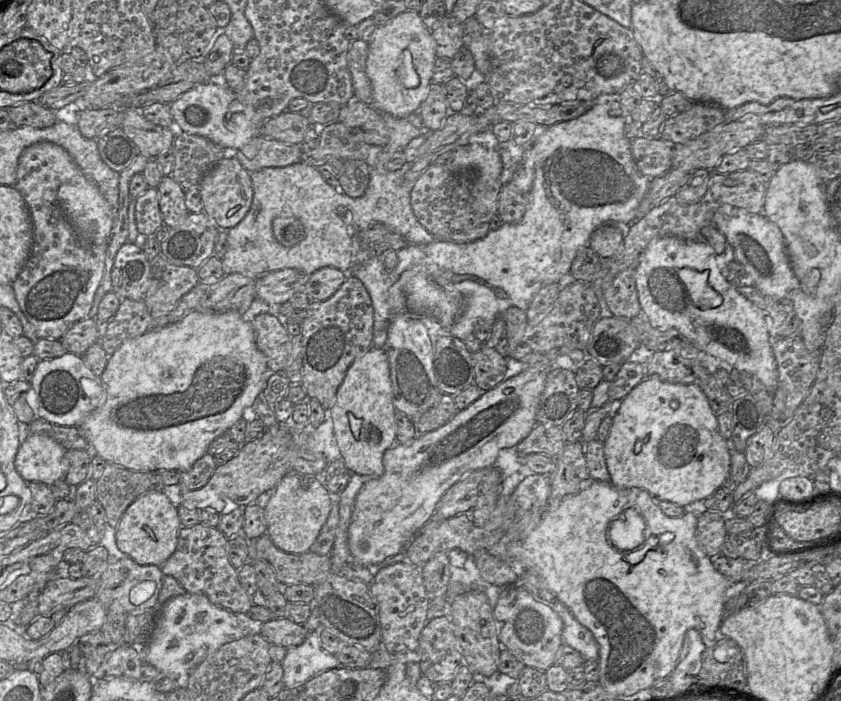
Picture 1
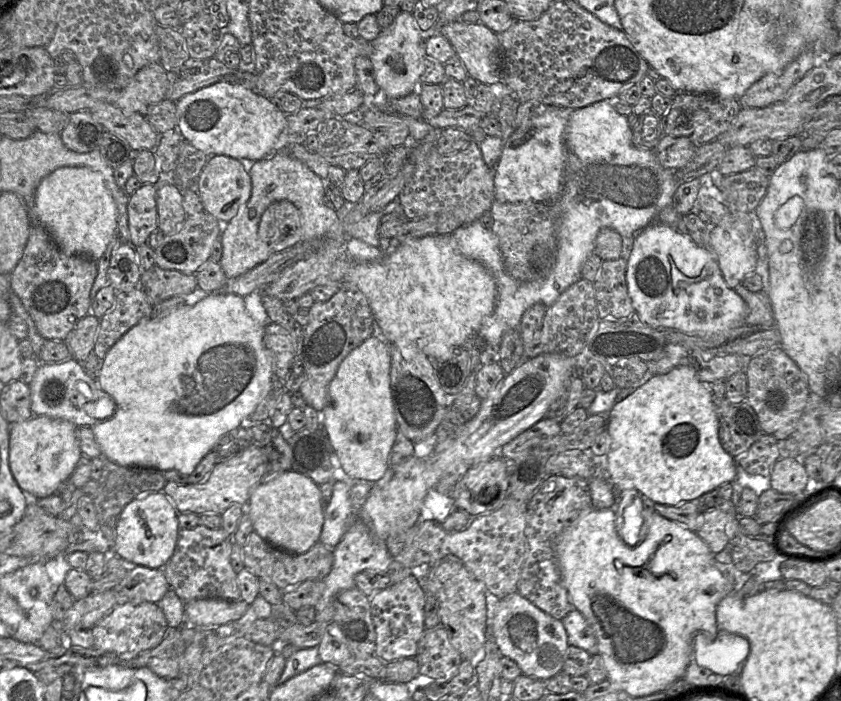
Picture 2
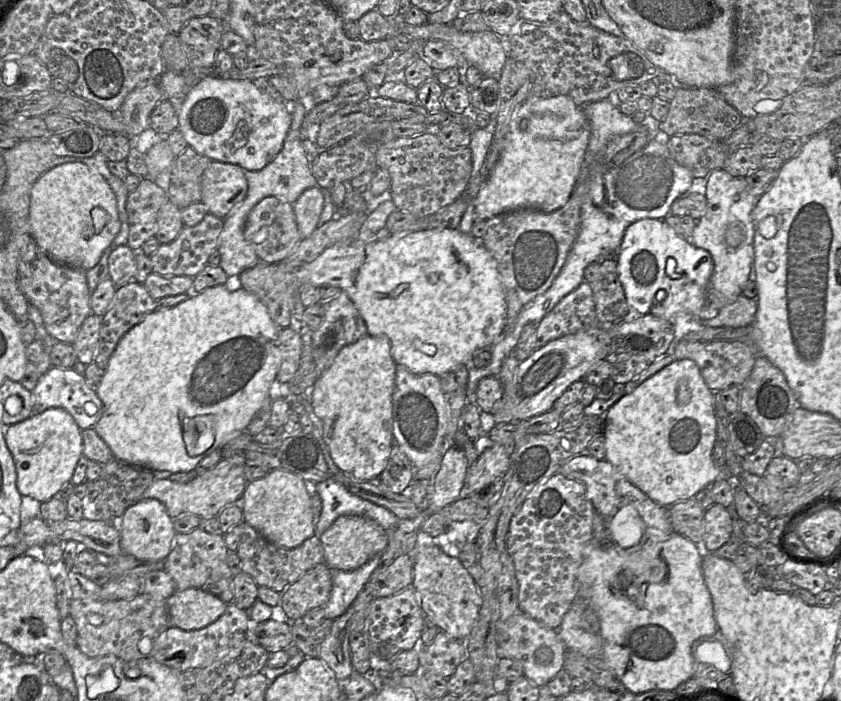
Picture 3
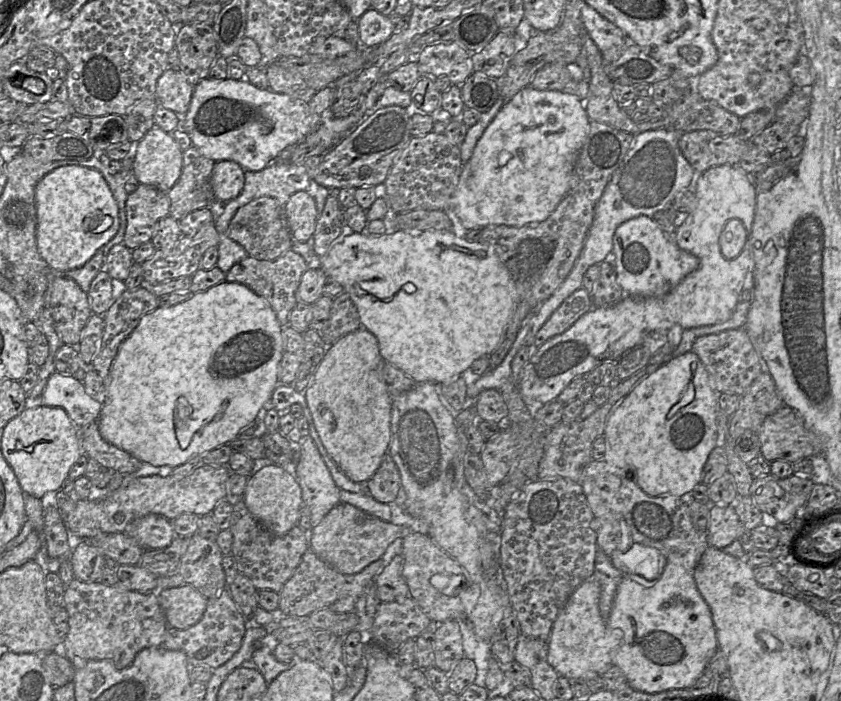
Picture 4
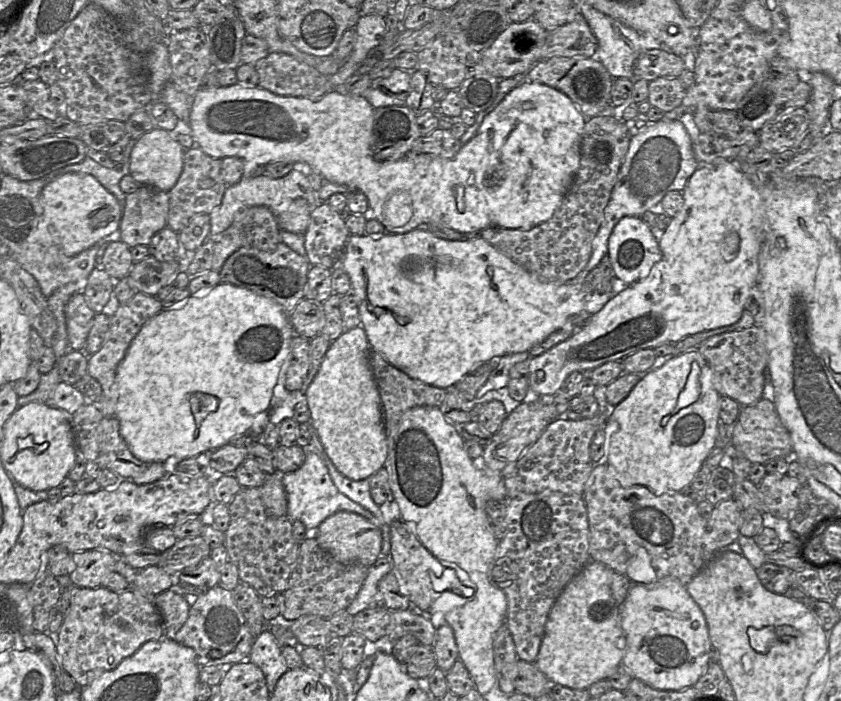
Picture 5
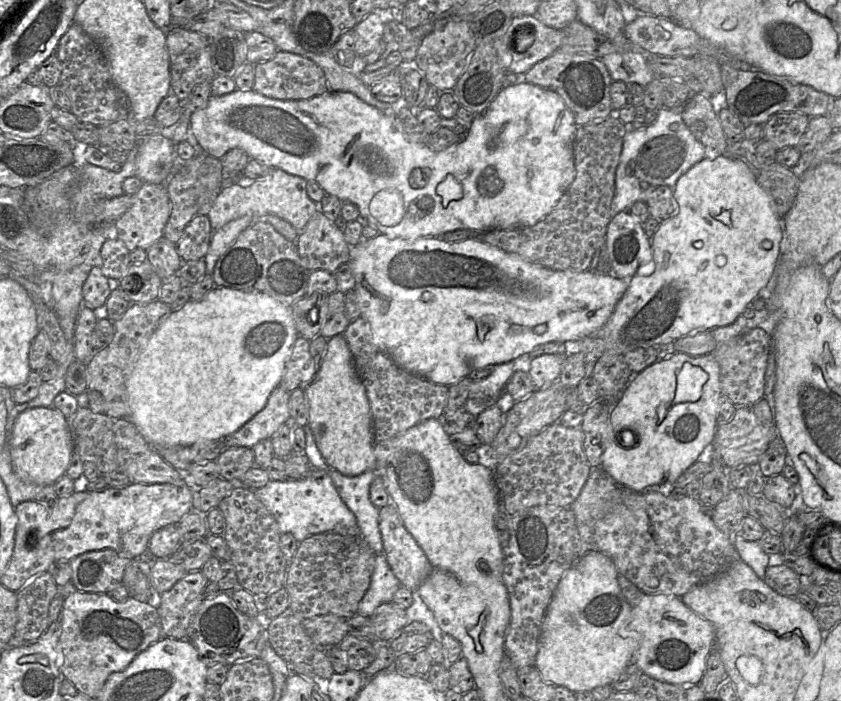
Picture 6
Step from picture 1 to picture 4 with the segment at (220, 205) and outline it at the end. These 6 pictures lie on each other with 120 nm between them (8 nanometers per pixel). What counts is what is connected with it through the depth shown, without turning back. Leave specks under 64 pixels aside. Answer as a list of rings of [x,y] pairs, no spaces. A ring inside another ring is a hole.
[[[232,160],[215,162],[211,185],[217,204],[224,204],[237,197],[244,186],[244,170]]]

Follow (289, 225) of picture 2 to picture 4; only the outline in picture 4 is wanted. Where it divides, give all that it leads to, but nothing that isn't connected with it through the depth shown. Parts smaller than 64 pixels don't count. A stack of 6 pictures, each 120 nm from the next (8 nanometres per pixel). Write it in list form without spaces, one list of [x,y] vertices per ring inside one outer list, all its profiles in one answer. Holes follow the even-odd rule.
[[[268,196],[259,197],[240,207],[229,223],[227,236],[241,245],[249,256],[262,260],[276,259],[291,249],[292,244],[283,206]]]

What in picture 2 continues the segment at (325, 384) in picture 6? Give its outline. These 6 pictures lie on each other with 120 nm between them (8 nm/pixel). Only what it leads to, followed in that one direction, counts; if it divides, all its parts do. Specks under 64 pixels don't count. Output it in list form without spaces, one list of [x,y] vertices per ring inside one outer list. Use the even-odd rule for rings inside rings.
[[[372,334],[344,358],[329,384],[327,403],[320,412],[320,424],[328,434],[341,467],[352,478],[375,483],[389,468],[397,430],[390,371],[390,344]]]

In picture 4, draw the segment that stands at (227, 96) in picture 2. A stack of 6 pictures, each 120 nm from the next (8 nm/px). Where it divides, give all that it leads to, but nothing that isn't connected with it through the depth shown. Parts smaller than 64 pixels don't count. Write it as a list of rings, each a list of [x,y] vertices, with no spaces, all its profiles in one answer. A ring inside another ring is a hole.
[[[207,77],[194,87],[188,111],[184,115],[186,133],[200,154],[213,160],[232,160],[244,171],[260,171],[270,164],[284,148],[302,143],[321,121],[321,116],[310,111],[308,103],[270,89],[259,89],[245,78],[213,79]]]

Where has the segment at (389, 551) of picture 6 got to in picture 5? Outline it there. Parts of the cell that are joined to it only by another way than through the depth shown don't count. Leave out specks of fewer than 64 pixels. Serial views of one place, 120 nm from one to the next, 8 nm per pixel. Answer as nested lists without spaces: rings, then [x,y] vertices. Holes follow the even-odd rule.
[[[396,520],[390,525],[390,558],[393,571],[397,574],[414,611],[428,612],[435,600],[444,591],[463,588],[455,570],[445,567],[431,554],[417,538],[416,534],[403,520]]]

